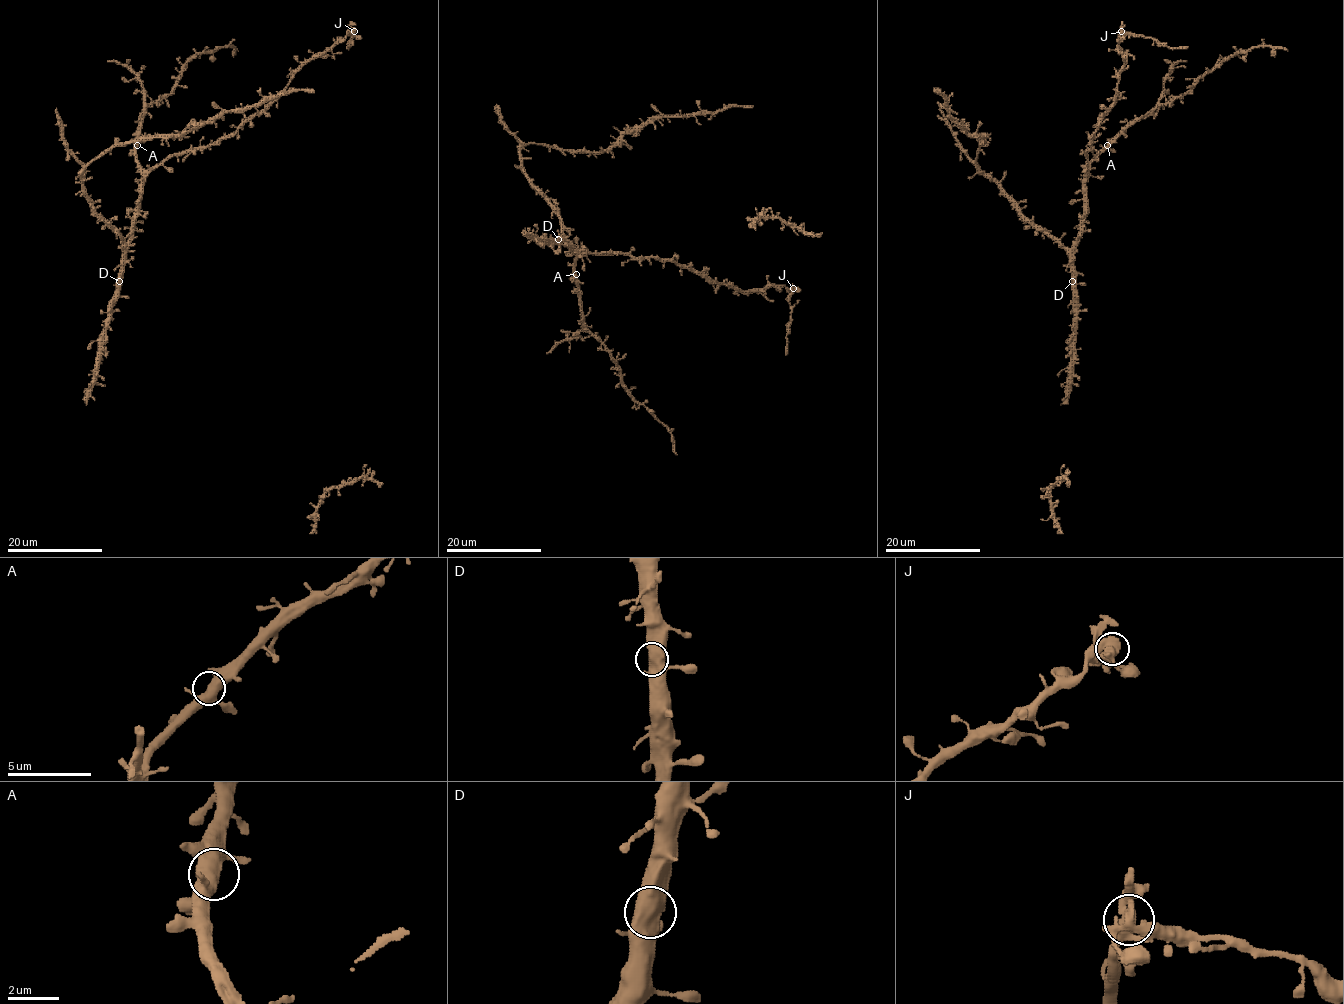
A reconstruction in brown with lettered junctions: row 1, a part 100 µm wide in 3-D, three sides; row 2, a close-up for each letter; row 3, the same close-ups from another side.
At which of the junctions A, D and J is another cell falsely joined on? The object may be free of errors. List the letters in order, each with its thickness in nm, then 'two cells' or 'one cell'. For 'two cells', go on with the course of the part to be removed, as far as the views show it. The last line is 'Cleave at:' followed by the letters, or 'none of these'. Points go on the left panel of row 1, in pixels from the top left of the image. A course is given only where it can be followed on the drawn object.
A: 480 nm thick; one cell
D: 480 nm thick; one cell
J: 480 nm thick; two cells; foreign part runs (353, 31), (346, 46)
Cleave at: J

